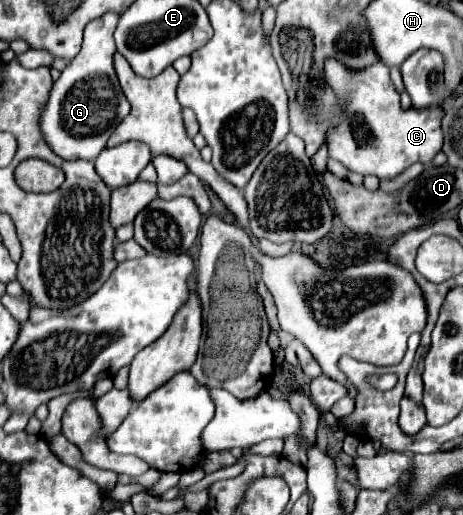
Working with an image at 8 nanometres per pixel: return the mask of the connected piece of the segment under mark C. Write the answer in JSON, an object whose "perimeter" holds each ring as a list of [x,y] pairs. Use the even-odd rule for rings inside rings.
{"perimeter":[[[327,60],[325,80],[345,104],[339,128],[327,134],[329,156],[343,162],[351,172],[391,180],[415,162],[431,164],[435,154],[441,152],[441,120],[445,112],[441,108],[403,110],[399,104],[399,92],[395,90],[385,64],[353,72],[337,60]]]}

